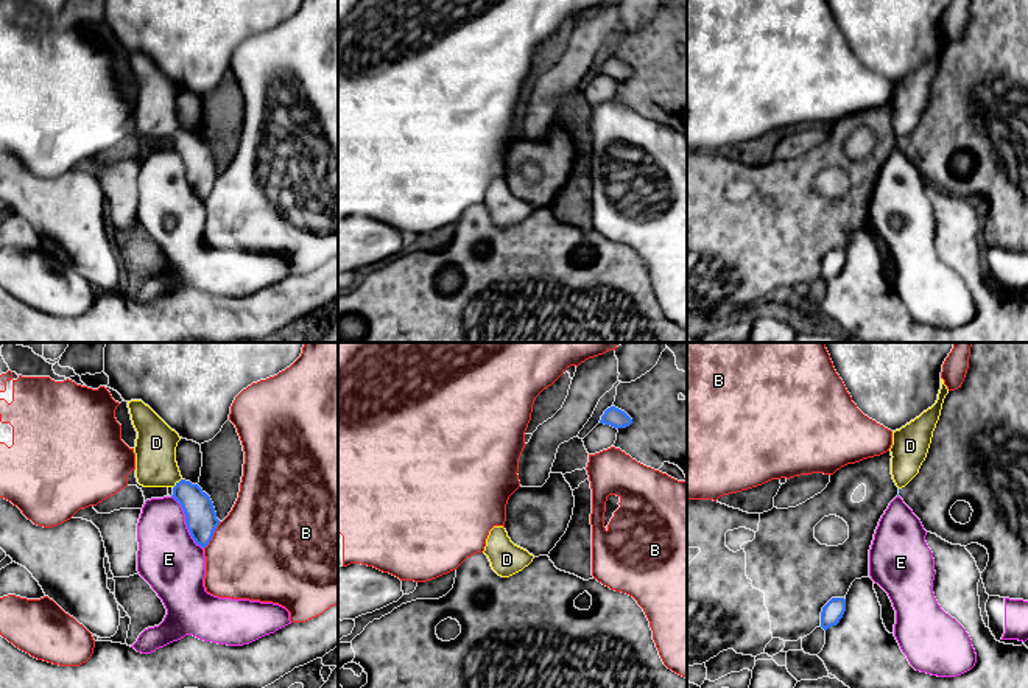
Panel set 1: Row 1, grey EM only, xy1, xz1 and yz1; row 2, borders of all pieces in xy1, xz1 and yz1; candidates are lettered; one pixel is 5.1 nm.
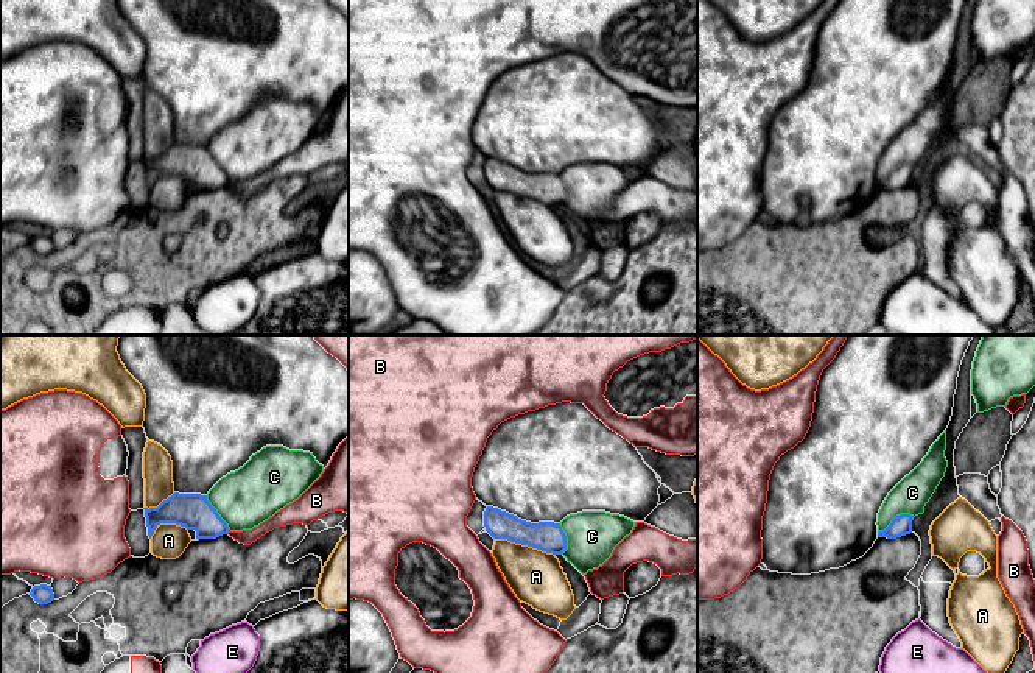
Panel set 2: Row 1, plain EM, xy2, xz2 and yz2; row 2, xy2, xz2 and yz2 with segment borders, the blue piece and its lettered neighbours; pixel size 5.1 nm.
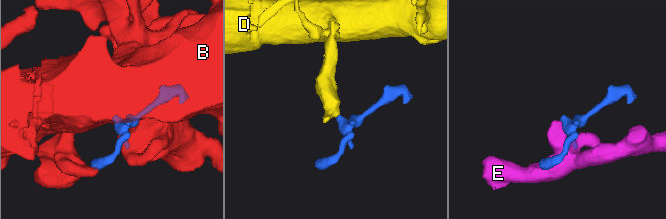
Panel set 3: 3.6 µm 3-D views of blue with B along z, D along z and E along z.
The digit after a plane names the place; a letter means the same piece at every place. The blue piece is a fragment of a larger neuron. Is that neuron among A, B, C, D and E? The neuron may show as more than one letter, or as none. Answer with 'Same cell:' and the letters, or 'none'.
Same cell: D

